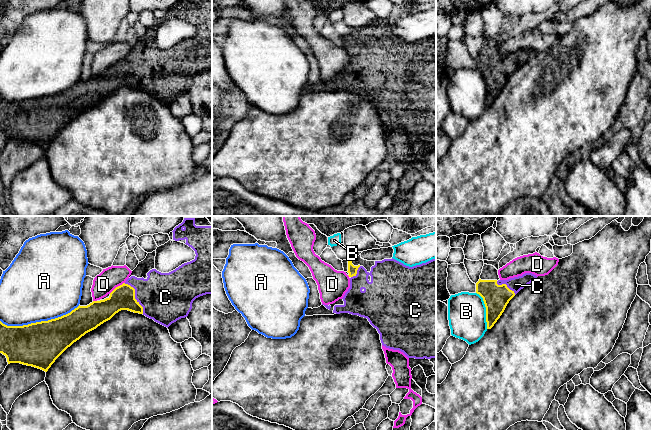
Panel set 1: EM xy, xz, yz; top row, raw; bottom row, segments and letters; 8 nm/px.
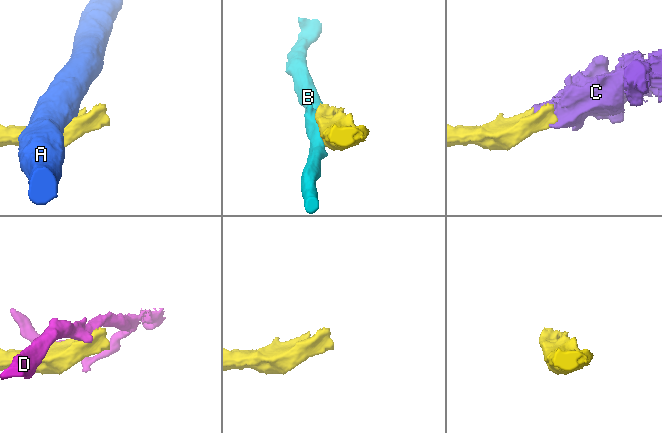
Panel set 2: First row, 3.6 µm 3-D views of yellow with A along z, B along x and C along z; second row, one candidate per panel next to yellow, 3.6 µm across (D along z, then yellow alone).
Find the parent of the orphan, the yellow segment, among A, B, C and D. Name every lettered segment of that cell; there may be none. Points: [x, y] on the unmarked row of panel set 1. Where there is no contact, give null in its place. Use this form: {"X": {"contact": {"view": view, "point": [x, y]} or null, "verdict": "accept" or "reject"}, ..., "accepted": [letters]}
{"A": {"contact": {"view": "xy", "point": [39, 98]}, "verdict": "reject"}, "B": {"contact": {"view": "yz", "point": [486, 86]}, "verdict": "reject"}, "C": {"contact": {"view": "xy", "point": [134, 72]}, "verdict": "accept"}, "D": {"contact": {"view": "xy", "point": [116, 63]}, "verdict": "reject"}, "accepted": ["C"]}

